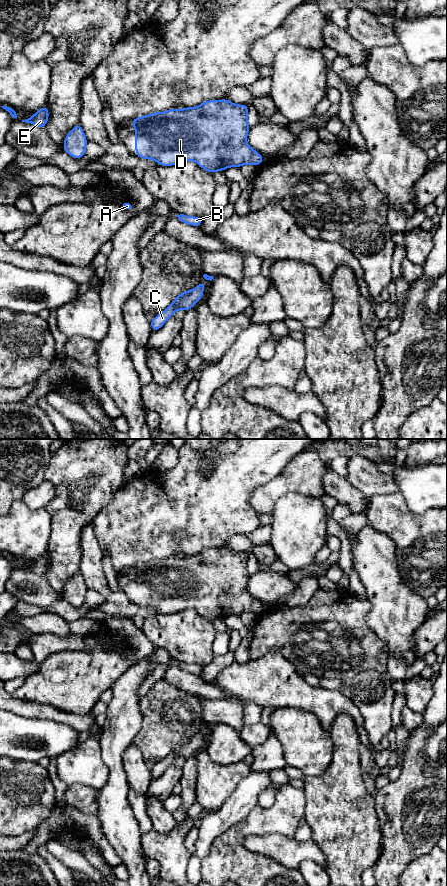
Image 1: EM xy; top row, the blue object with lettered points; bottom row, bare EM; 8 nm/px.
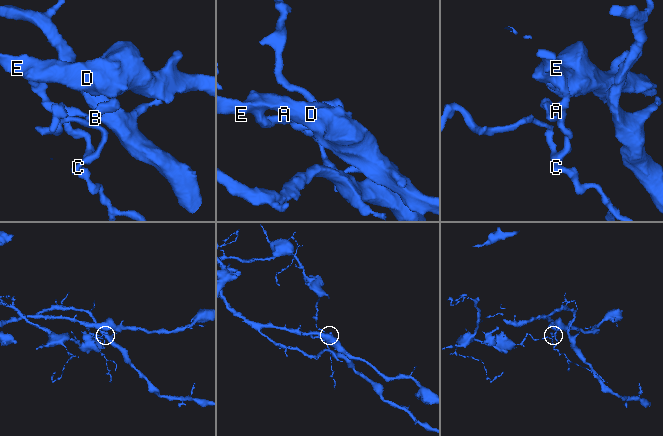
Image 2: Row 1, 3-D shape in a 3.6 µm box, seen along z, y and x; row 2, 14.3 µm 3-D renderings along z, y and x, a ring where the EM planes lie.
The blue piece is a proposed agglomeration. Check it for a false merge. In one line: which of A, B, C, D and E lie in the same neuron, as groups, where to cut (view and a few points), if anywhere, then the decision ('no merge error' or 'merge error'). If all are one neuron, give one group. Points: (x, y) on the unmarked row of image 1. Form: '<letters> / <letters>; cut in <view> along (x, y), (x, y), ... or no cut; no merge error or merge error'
A B D E / C; cut in xy along (191, 738), (181, 747), (178, 757); merge error

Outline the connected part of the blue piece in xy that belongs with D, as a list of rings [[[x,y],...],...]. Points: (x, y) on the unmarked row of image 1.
[[[224,546],[209,548],[196,555],[172,556],[154,560],[130,569],[135,575],[135,601],[141,607],[154,608],[161,614],[173,614],[185,609],[196,610],[209,621],[243,612],[262,613],[263,604],[247,591],[250,578],[248,553],[237,553]]]

